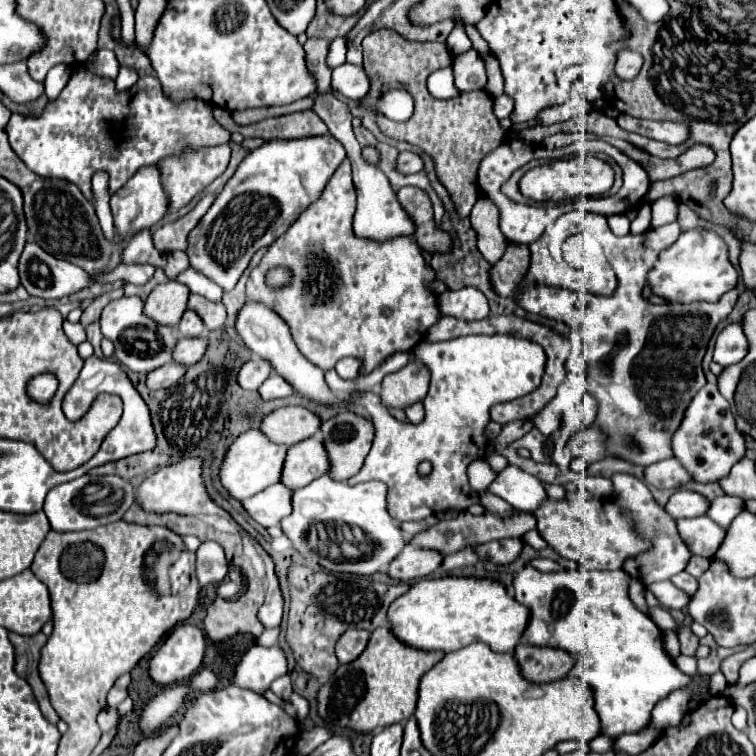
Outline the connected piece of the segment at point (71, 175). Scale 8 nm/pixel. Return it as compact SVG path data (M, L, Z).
M74 67L66 88L54 102L48 102L46 110L40 118L26 118L20 114L12 114L6 134L12 150L26 162L26 166L44 176L44 178L62 178L80 188L80 192L92 200L90 178L96 170L106 170L110 174L110 192L122 188L140 168L156 164L160 158L180 152L184 146L200 148L200 146L218 146L230 140L230 132L224 130L216 118L212 116L212 108L208 102L192 98L174 102L164 94L160 80L154 76L142 76L132 88L126 92L118 92L114 88L114 80L100 78L85 67Z

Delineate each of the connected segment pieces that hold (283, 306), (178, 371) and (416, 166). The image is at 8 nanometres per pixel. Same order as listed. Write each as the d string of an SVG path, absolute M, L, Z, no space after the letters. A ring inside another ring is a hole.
M346 158L328 180L320 198L300 214L300 218L268 248L260 264L250 272L246 300L264 302L264 306L276 310L276 314L290 326L298 350L318 368L334 368L340 358L352 356L360 360L360 374L366 376L390 354L412 350L416 342L424 338L426 330L438 322L440 312L436 296L428 290L428 282L434 280L434 270L426 266L424 256L420 256L420 246L408 238L392 238L392 242L368 242L368 238L357 238L352 229L356 204L352 167ZM274 266L288 266L292 270L290 286L270 290L264 284L264 274Z
M166 364L166 366L160 366L156 370L152 370L148 376L146 376L146 386L150 390L160 390L160 388L174 388L182 374L186 372L186 366L180 366L180 364Z
M400 152L396 158L396 170L402 174L414 174L422 170L422 160L418 154L412 152Z

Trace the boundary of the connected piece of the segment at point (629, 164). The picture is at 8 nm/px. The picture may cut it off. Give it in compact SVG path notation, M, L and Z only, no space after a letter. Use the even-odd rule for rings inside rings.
M594 140L594 152L604 152L606 156L614 158L614 162L622 168L622 178L624 178L622 188L614 196L602 197L606 200L602 200L601 197L589 197L593 200L577 201L576 198L568 200L570 204L562 206L562 214L570 212L570 210L588 211L588 202L591 202L592 212L598 212L604 216L626 214L632 208L638 208L642 204L644 196L648 194L648 188L650 188L650 180L648 180L648 174L644 172L644 168L602 140Z

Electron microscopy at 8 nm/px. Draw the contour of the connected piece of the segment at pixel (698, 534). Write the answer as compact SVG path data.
M708 516L678 520L676 524L682 540L696 556L712 558L724 540L724 530L716 526Z

